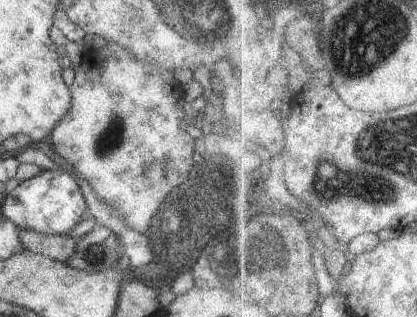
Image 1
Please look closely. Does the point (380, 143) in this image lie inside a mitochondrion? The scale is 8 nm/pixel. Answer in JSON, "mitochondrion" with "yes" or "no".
{"mitochondrion":"yes"}

